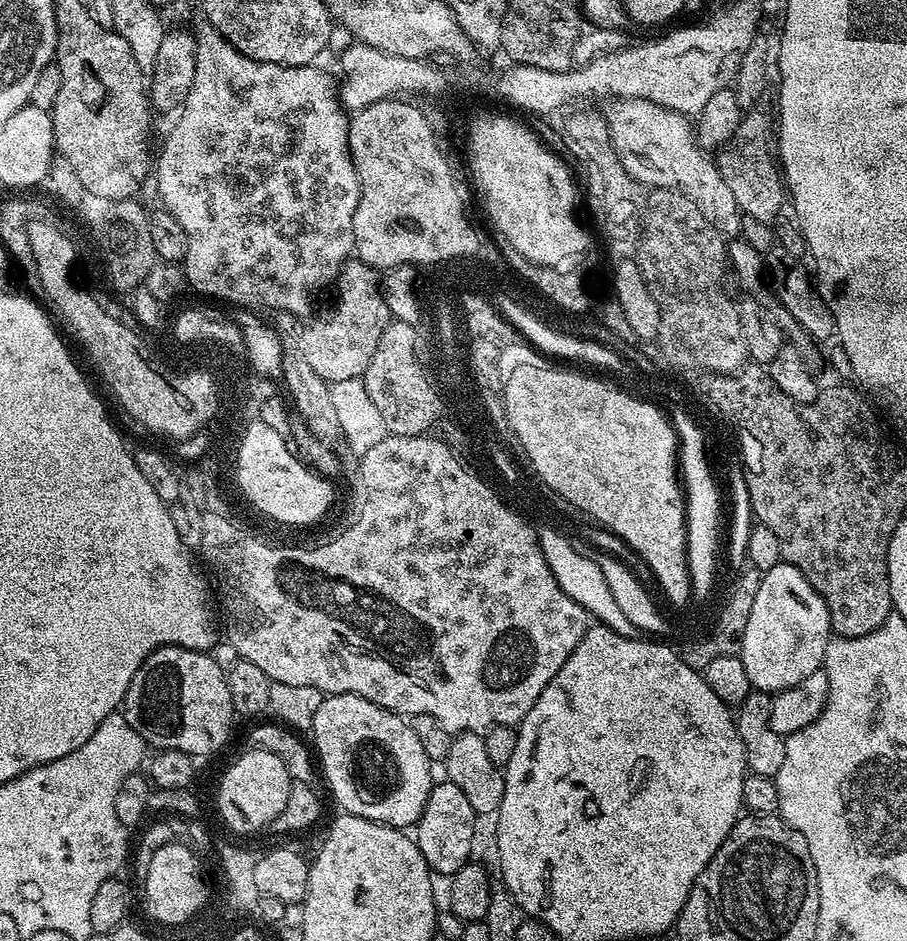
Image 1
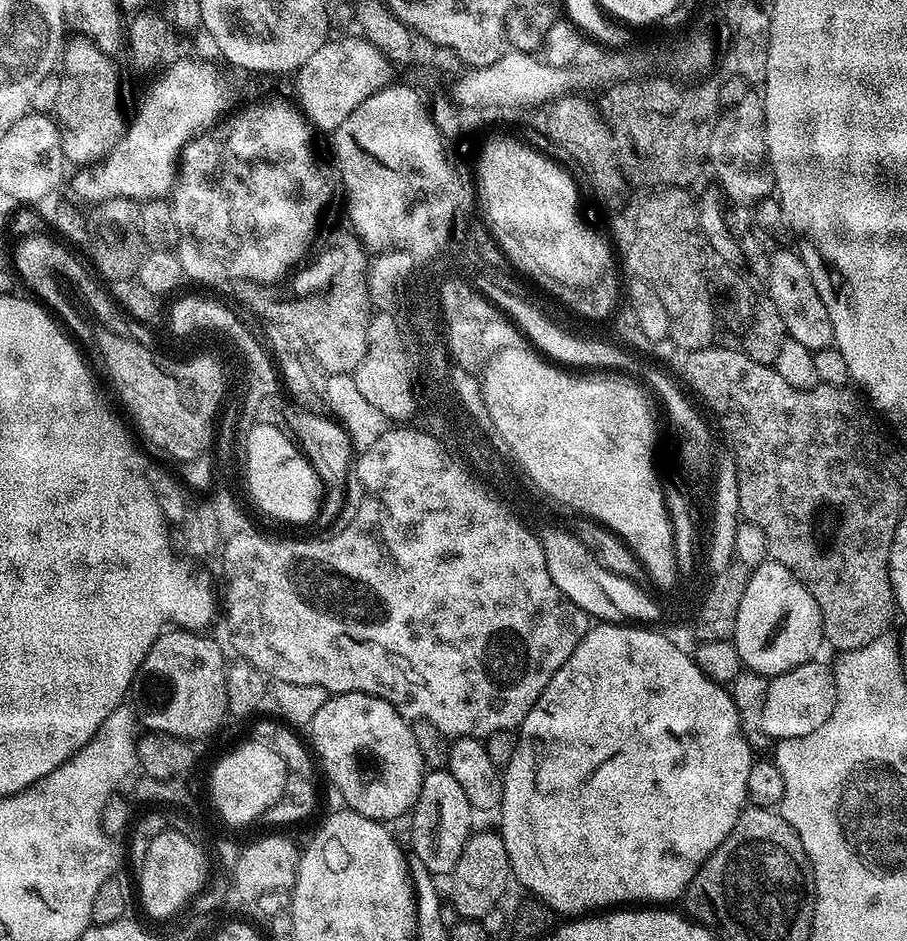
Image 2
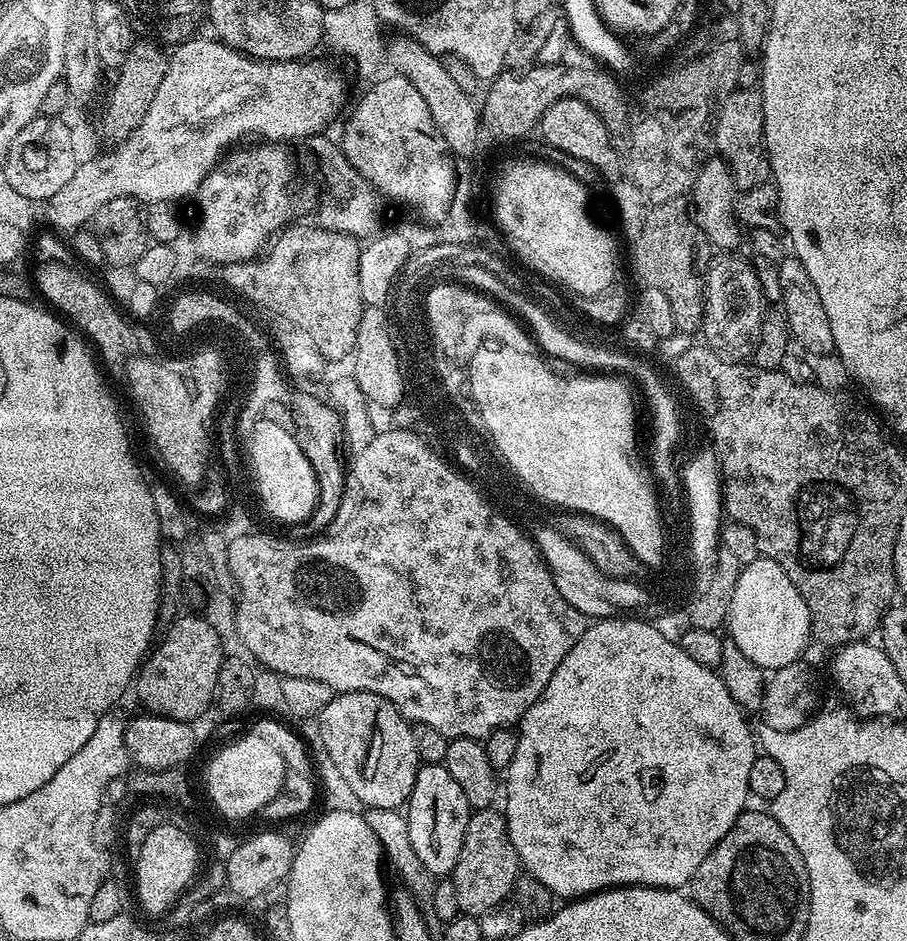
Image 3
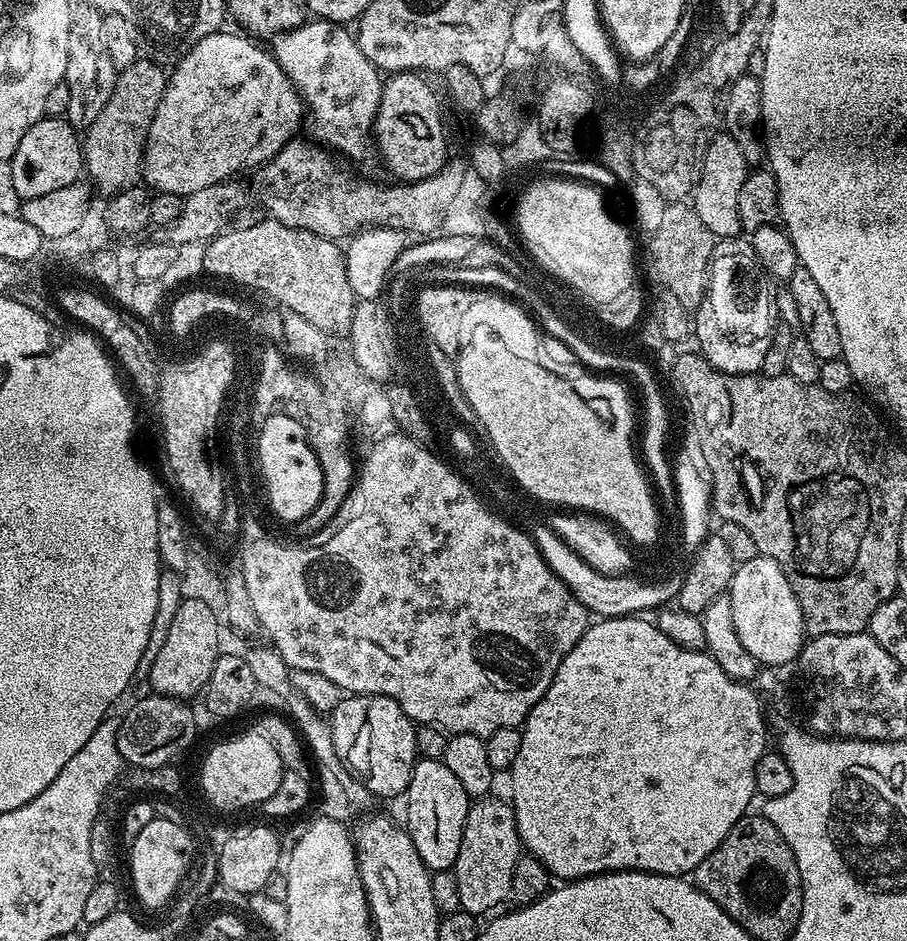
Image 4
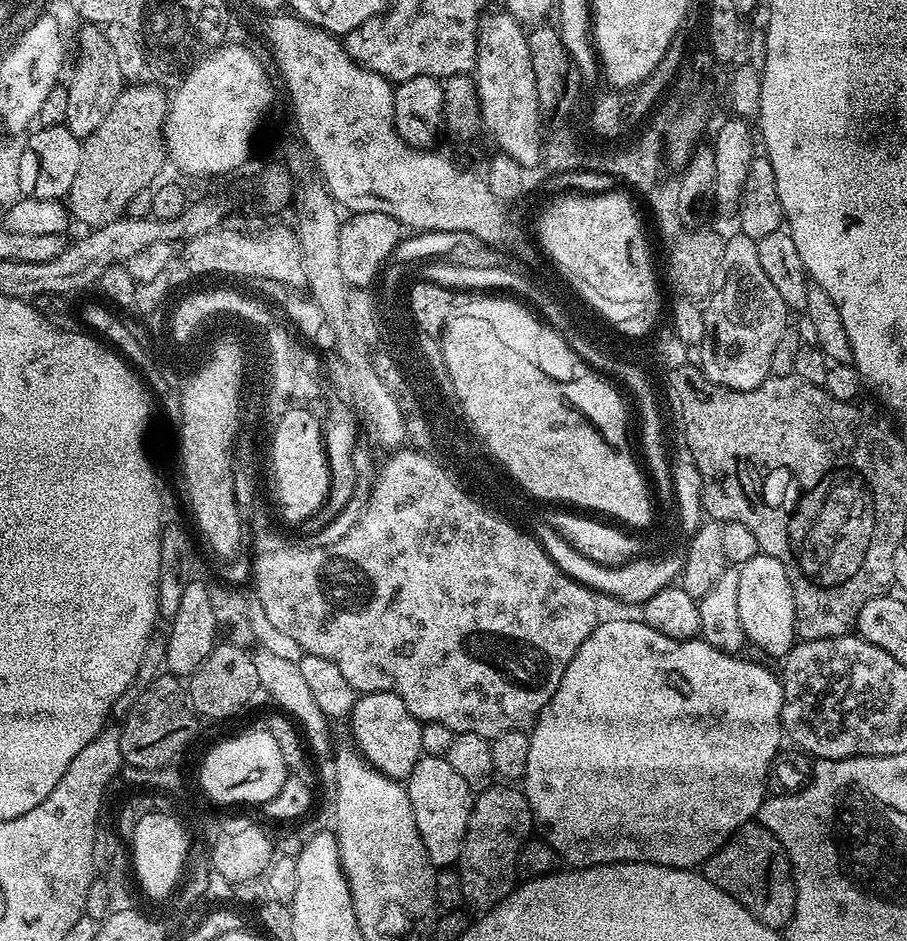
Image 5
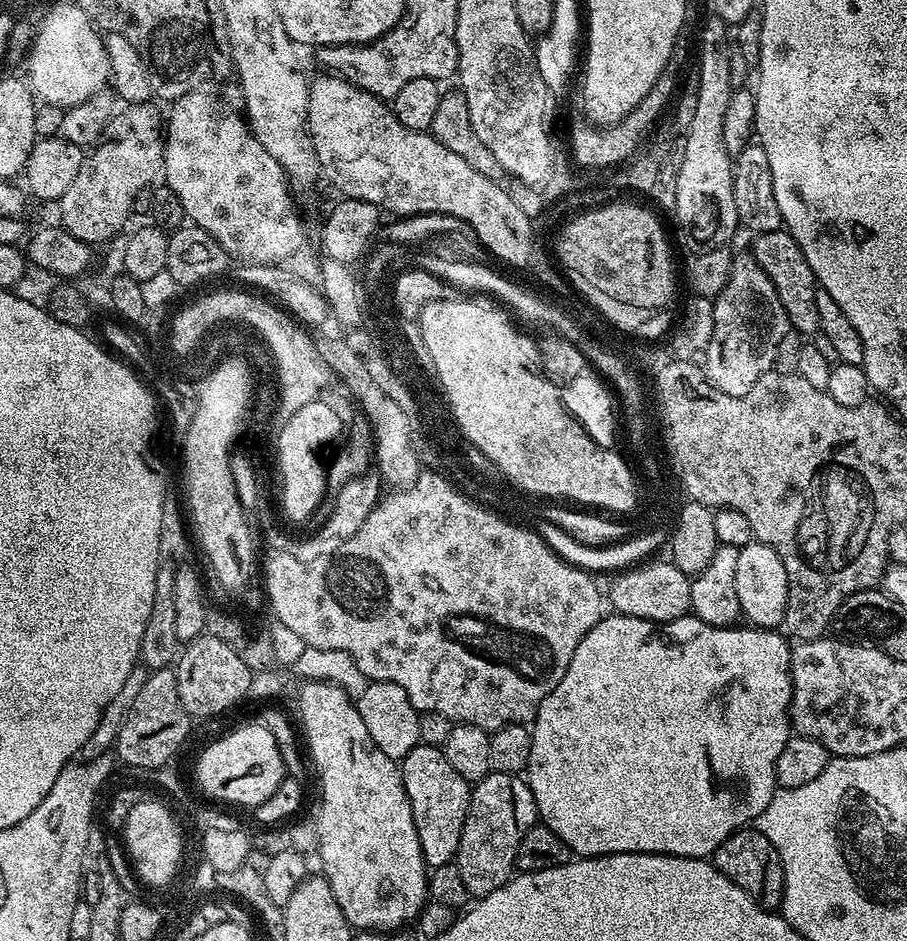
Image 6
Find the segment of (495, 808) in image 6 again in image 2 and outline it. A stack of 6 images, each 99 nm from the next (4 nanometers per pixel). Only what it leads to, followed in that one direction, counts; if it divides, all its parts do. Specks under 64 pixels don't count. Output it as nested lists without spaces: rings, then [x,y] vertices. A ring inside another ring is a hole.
[[[473,831],[450,874],[450,881],[452,880],[450,903],[456,907],[461,918],[483,921],[484,916],[490,915],[495,910],[496,903],[503,898],[511,876],[510,858],[506,854],[506,846],[499,831]]]

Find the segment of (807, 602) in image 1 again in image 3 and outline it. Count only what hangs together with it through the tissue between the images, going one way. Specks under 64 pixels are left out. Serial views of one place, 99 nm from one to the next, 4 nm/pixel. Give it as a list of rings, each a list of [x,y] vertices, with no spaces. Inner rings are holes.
[[[763,558],[743,565],[730,598],[726,621],[727,635],[754,662],[765,670],[788,667],[797,663],[812,640],[812,615],[798,594],[798,586],[786,578],[778,562]]]

